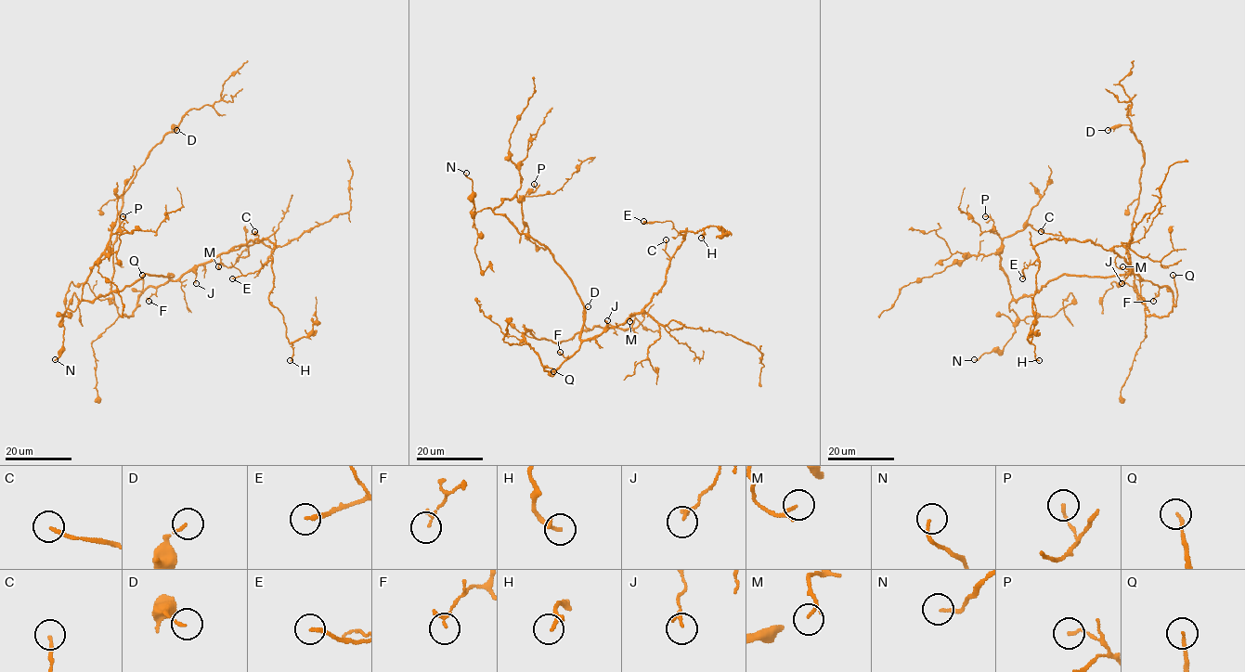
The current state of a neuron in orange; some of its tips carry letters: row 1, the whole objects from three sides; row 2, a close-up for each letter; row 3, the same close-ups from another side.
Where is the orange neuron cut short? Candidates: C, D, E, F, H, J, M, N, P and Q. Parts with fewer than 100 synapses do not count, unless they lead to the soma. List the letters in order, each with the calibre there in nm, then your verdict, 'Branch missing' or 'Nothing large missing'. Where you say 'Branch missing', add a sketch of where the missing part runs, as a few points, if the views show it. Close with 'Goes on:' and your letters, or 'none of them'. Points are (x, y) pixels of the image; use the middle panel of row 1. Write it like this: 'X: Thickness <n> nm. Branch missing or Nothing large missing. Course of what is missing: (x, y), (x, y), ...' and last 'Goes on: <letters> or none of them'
C: Thickness 140 nm. Nothing large missing
D: Thickness 110 nm. Nothing large missing
E: Thickness 180 nm. Nothing large missing
F: Thickness 120 nm. Nothing large missing
H: Thickness 200 nm. Nothing large missing
J: Thickness 160 nm. Nothing large missing
M: Thickness 130 nm. Nothing large missing
N: Thickness 140 nm. Nothing large missing
P: Thickness 120 nm. Nothing large missing
Q: Thickness 140 nm. Branch missing. Course of what is missing: (553, 371), (548, 374), (536, 407), (523, 405), (530, 430)
Goes on: Q

